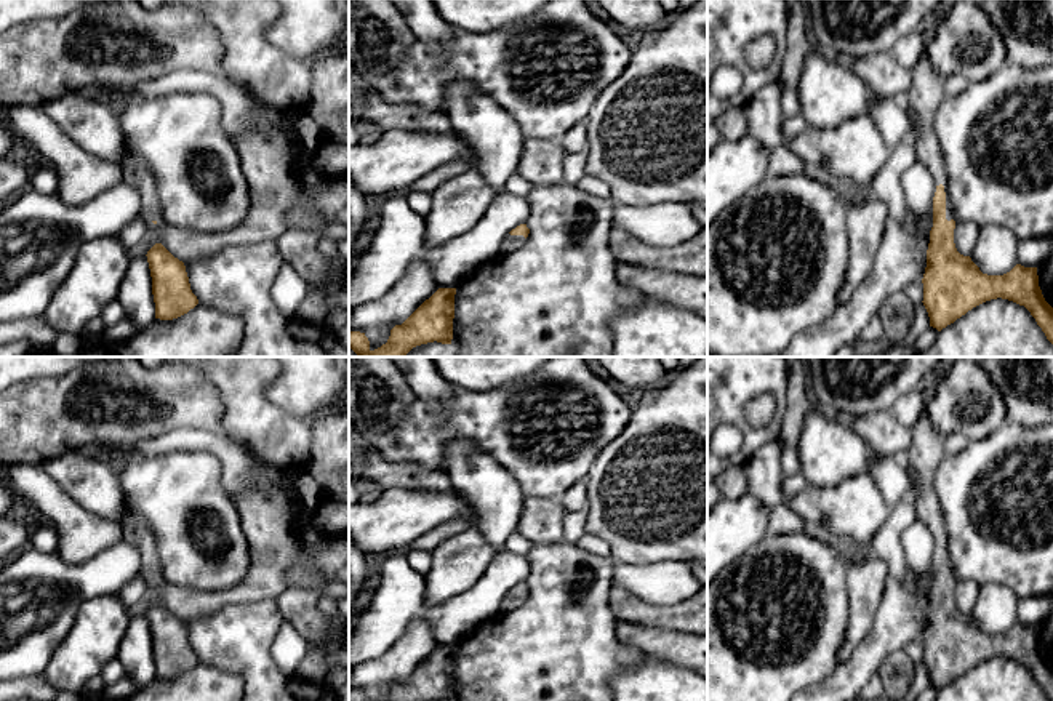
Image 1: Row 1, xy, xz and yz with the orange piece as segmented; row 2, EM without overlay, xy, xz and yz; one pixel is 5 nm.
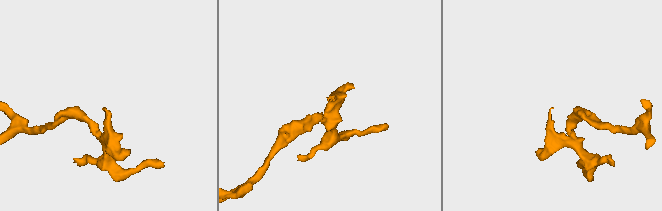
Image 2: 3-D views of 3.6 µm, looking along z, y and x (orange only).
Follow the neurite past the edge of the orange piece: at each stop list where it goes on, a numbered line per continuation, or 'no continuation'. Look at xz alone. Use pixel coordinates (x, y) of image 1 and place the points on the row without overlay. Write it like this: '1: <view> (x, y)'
1: xz (511, 600)

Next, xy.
1: xy (136, 530)

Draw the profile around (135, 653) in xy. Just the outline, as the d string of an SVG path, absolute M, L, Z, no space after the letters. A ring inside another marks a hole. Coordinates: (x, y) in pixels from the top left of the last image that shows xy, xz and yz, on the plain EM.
M147 615L130 618L130 624L118 647L117 659L122 663L126 677L136 685L144 688L155 679L152 635Z

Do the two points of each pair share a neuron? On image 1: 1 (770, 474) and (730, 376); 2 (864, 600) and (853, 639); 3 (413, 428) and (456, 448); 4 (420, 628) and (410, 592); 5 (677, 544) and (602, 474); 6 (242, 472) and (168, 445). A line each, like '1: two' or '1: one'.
1: two
2: one
3: two
4: two
5: one
6: one

